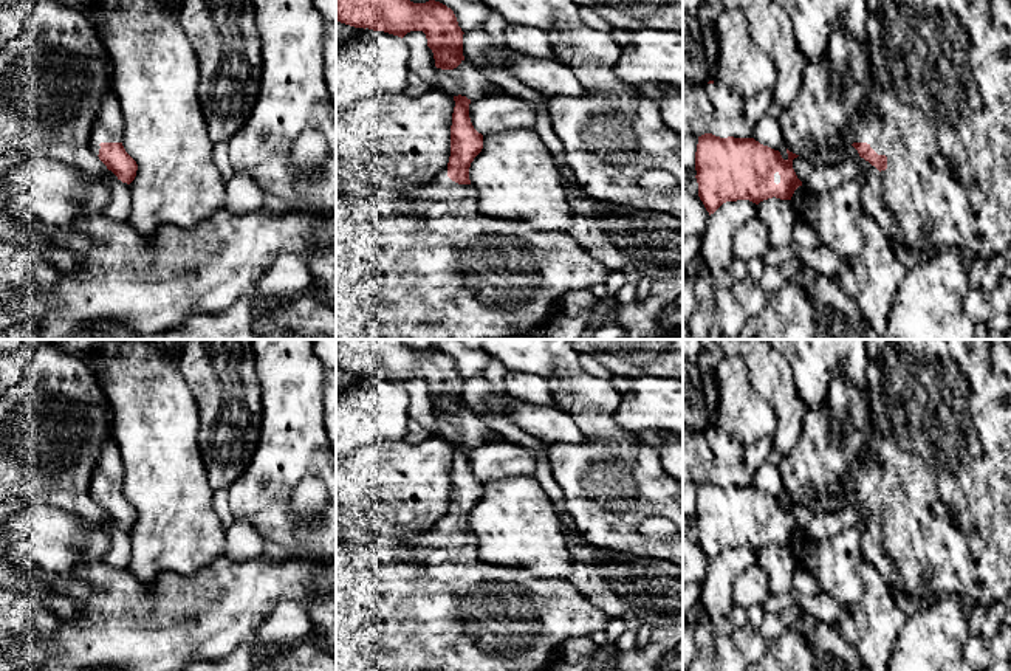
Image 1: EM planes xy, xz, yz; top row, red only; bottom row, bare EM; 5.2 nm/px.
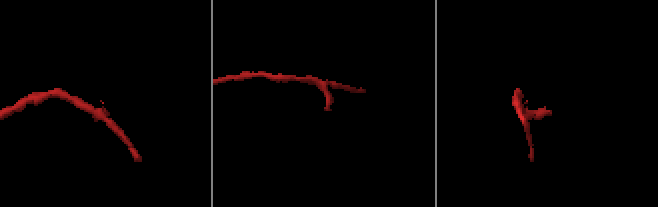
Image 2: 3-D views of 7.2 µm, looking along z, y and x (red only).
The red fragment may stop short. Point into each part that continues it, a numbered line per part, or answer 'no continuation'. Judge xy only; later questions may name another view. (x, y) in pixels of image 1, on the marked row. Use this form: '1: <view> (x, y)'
1: xy (109, 124)

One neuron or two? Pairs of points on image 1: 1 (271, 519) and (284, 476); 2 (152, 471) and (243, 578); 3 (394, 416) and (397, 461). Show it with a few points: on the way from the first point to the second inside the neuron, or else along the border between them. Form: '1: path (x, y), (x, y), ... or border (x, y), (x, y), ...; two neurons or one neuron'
1: path (271, 509), (273, 487); one neuron
2: border (223, 554), (192, 574); two neurons
3: border (401, 439), (378, 439), (359, 448); two neurons

